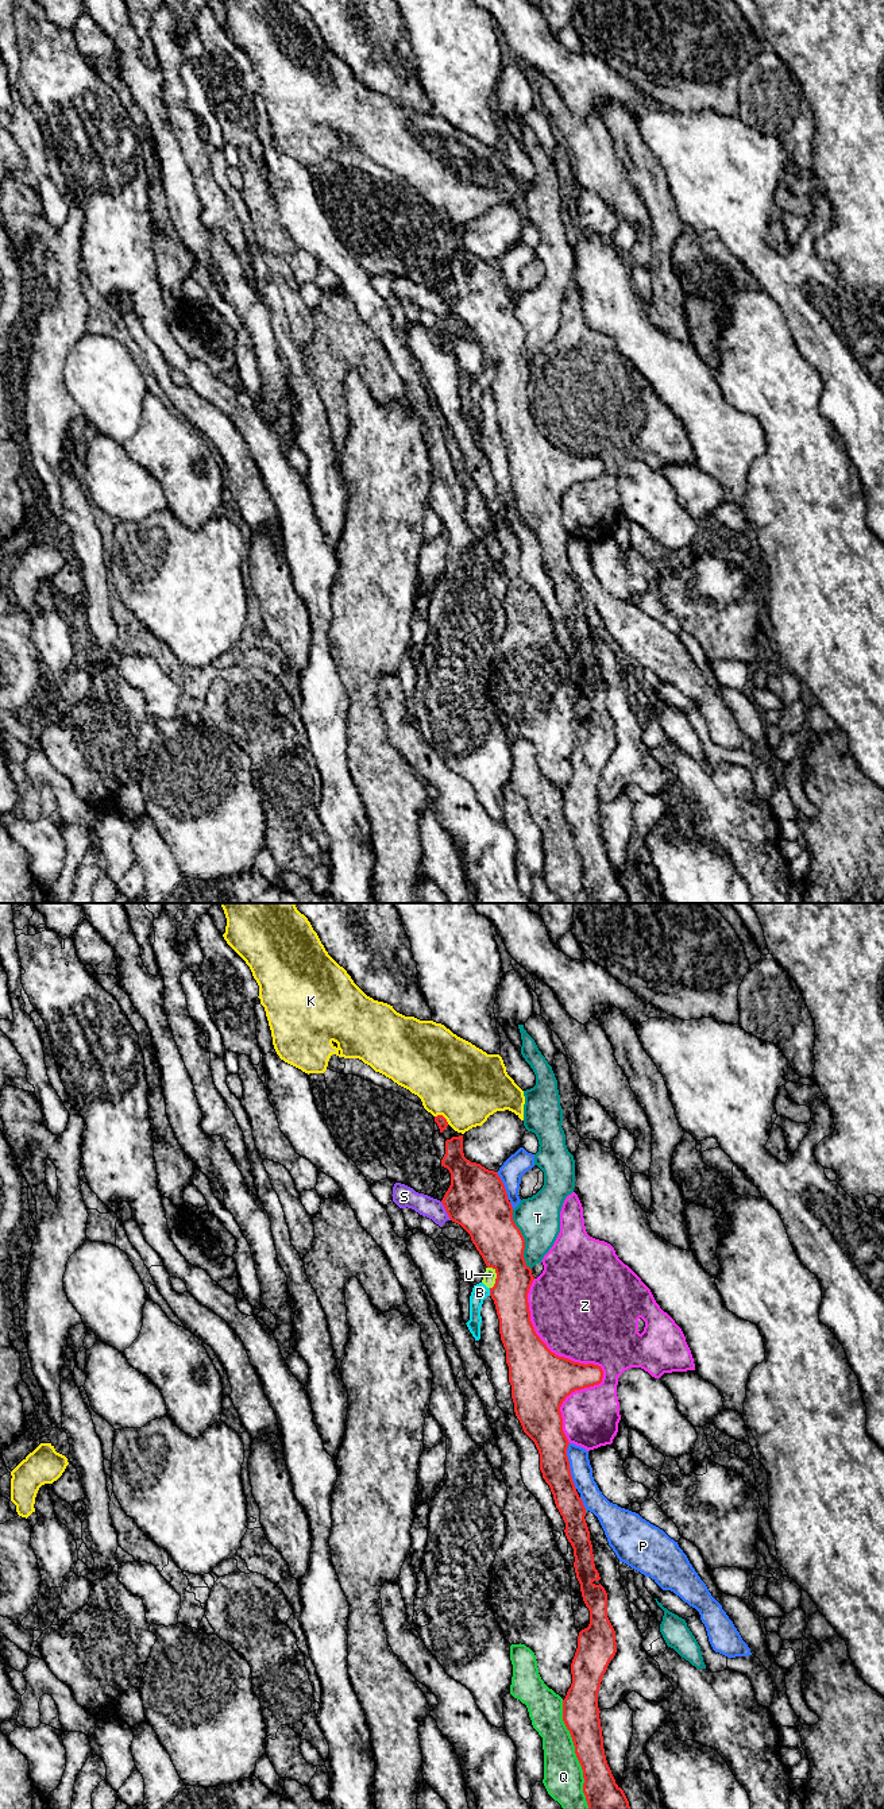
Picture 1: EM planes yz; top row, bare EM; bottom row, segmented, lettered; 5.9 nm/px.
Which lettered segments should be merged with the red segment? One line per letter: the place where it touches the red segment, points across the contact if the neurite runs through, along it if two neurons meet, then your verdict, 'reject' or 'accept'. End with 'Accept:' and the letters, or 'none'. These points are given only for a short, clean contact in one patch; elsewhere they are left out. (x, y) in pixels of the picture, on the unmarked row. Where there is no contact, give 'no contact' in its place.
B: yz (490, 385) | along yz (489, 381), (490, 388) | reject
K: yz (443, 209) | reject
P: yz (568, 559) | reject
Q: yz (576, 848) | reject
S: yz (446, 303) | reject
T: yz (524, 332) | reject
U: yz (497, 369) | along yz (487, 359), (495, 366), (495, 375), (490, 381) | reject
Z: yz (587, 456) | reject
Accept: none

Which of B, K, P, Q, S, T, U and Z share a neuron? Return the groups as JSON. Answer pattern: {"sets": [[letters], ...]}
{"sets": [["B", "T", "U"], ["K"], ["P"], ["Q"], ["S"], ["Z"]]}

